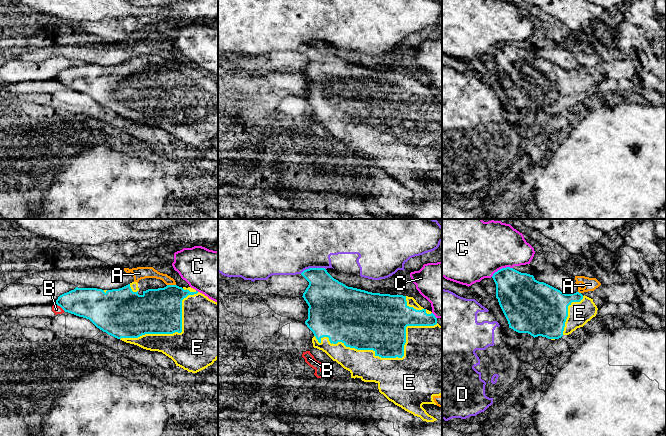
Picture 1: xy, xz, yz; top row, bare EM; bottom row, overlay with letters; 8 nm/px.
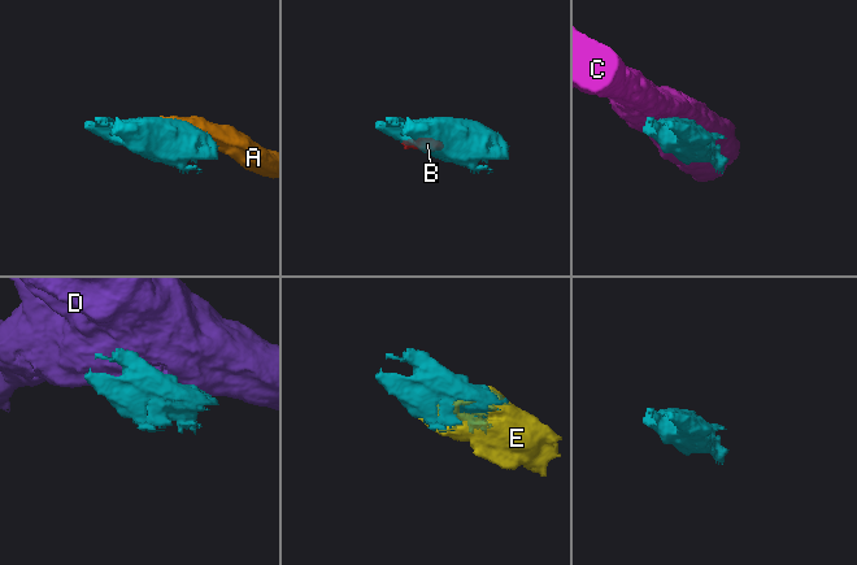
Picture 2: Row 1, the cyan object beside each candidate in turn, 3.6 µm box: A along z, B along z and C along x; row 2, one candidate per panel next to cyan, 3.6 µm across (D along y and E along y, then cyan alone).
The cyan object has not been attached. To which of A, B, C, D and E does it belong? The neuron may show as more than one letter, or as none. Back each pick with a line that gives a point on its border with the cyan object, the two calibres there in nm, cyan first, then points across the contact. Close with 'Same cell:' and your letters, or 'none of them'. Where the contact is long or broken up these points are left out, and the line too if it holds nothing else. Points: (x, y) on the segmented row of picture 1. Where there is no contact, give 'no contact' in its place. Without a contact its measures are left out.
E: meets cyan in xz at (385, 357); 400 nm thick on the cyan side, 380 nm on the other
Same cell: E

